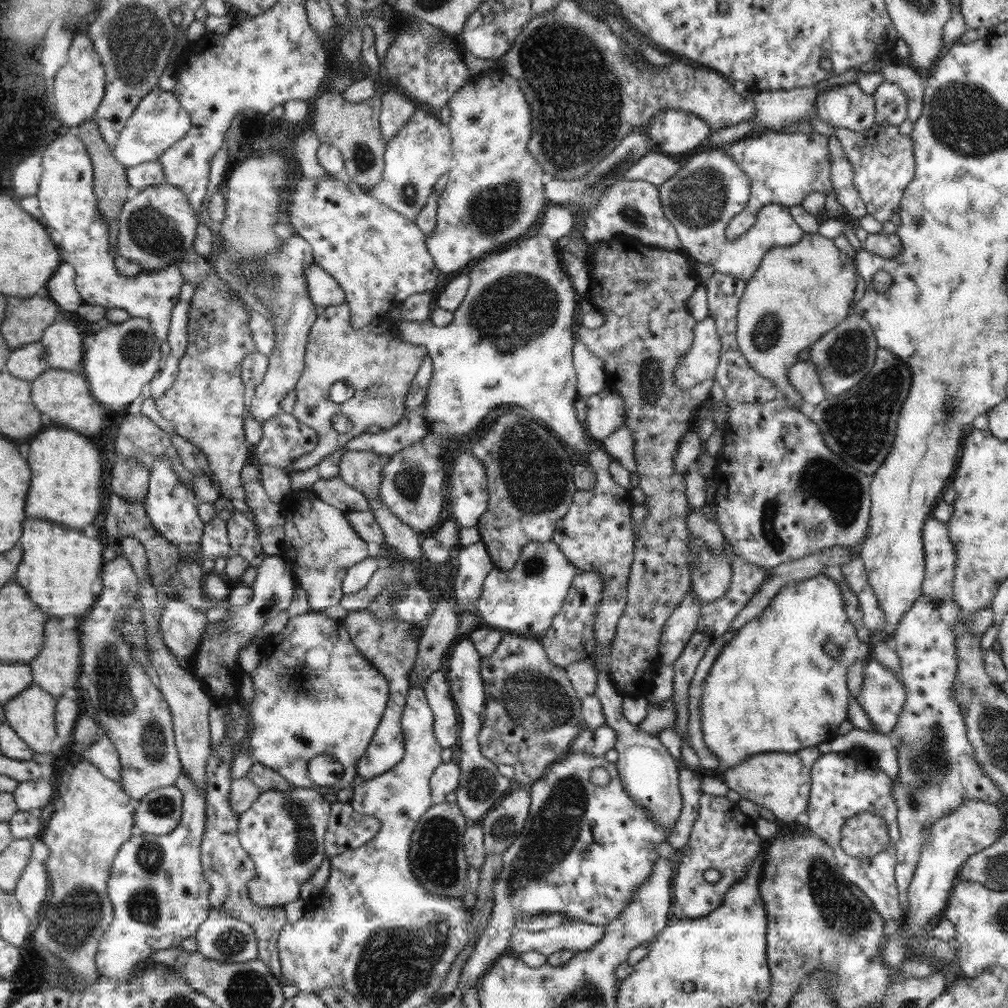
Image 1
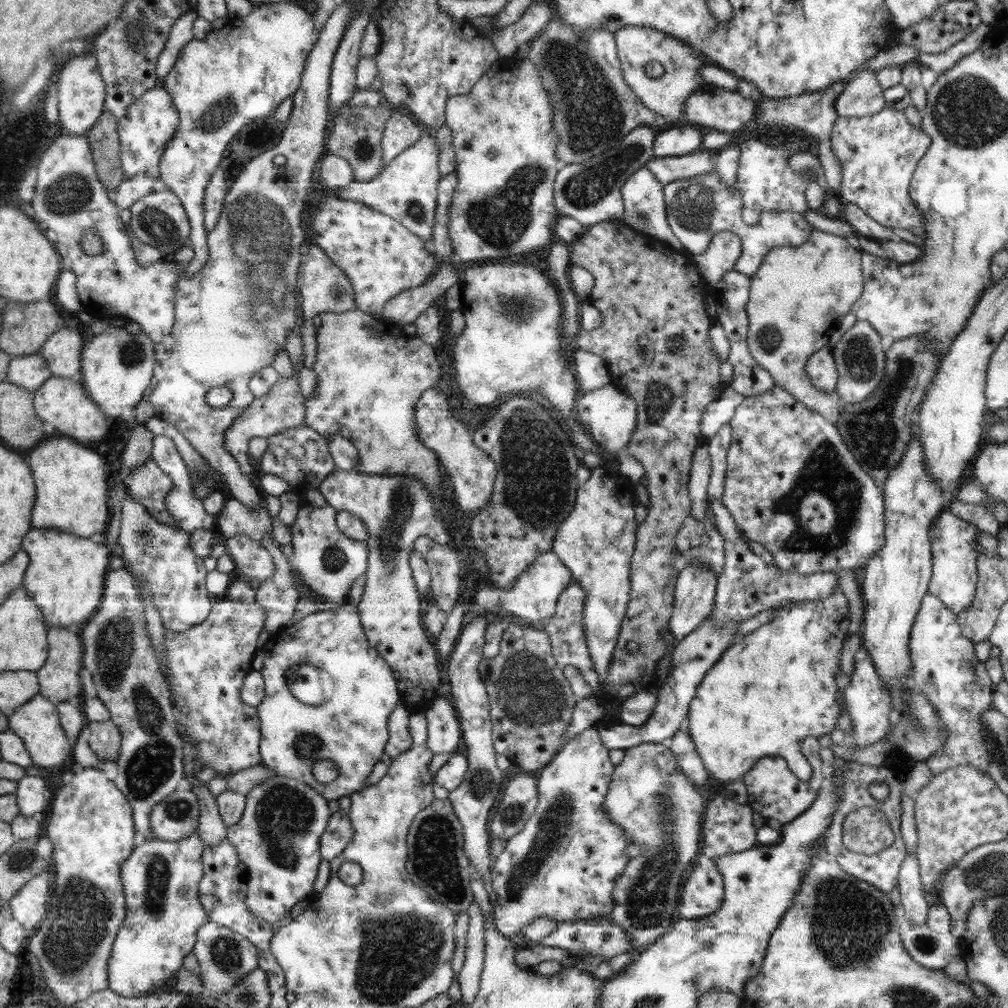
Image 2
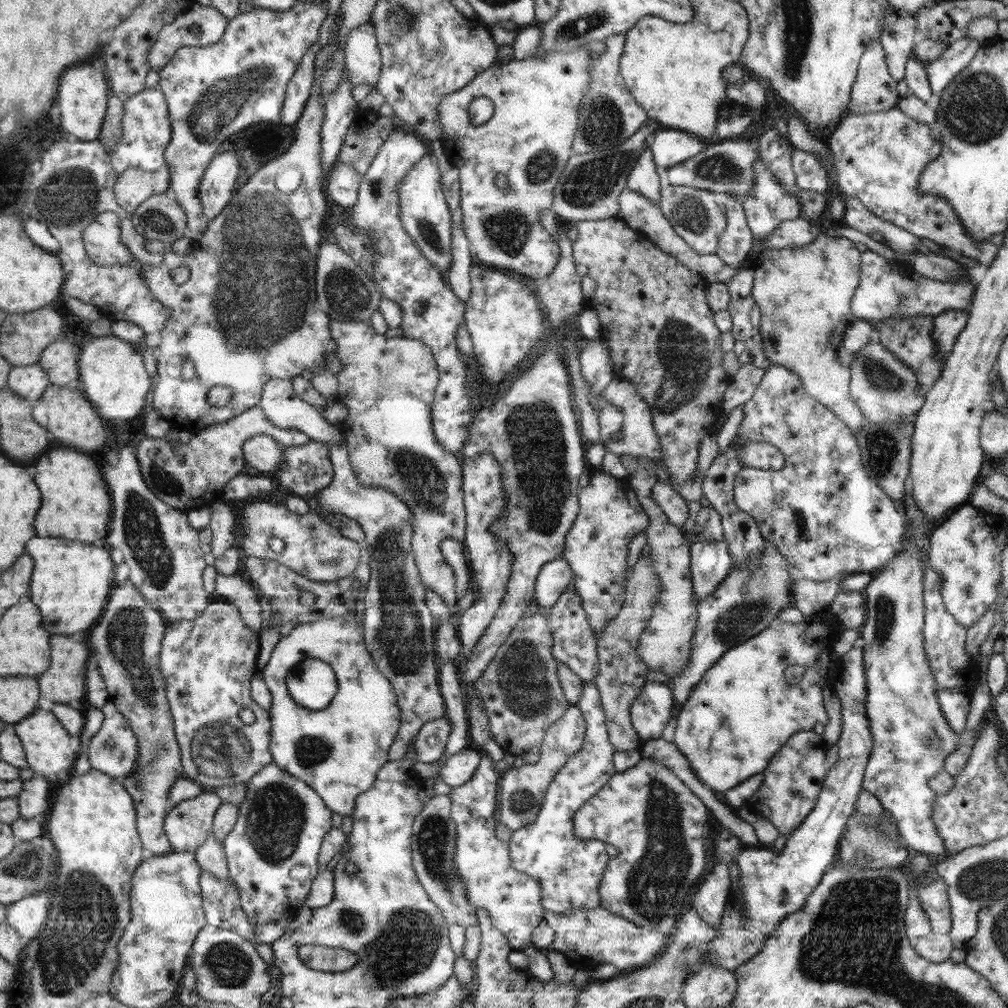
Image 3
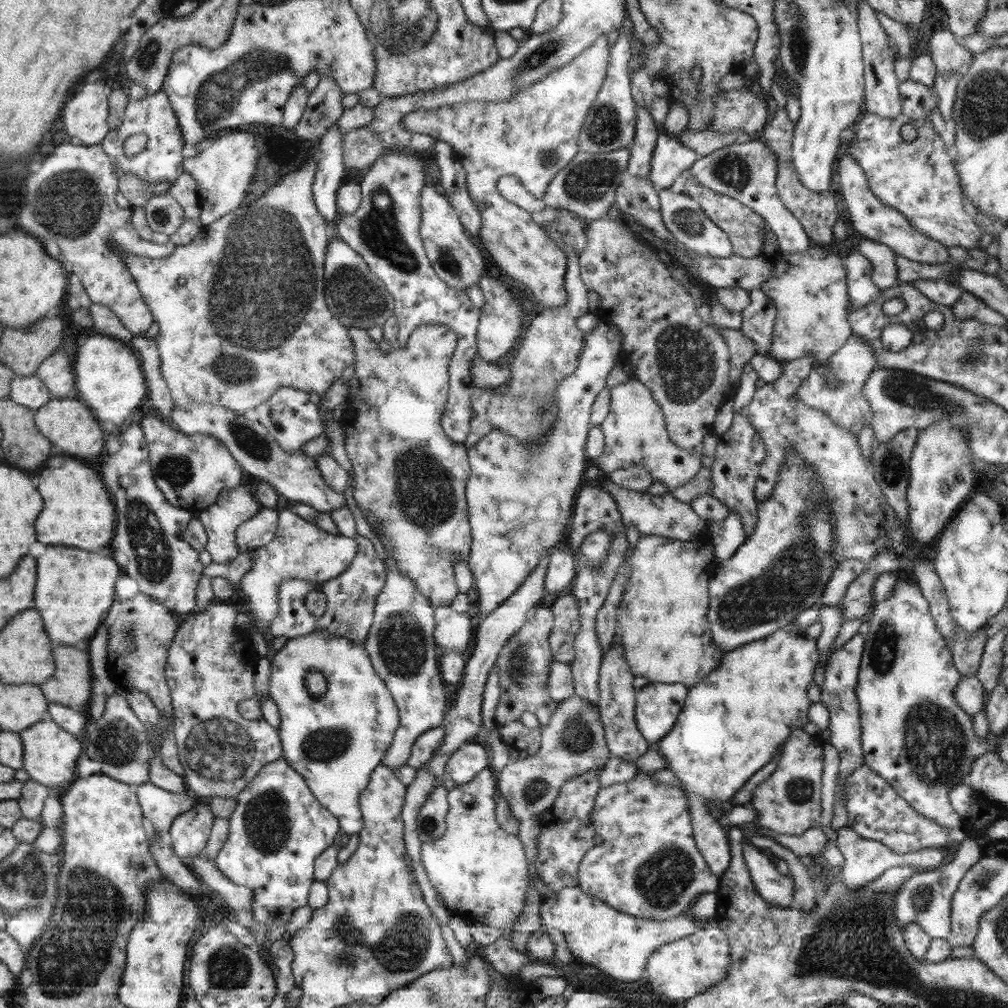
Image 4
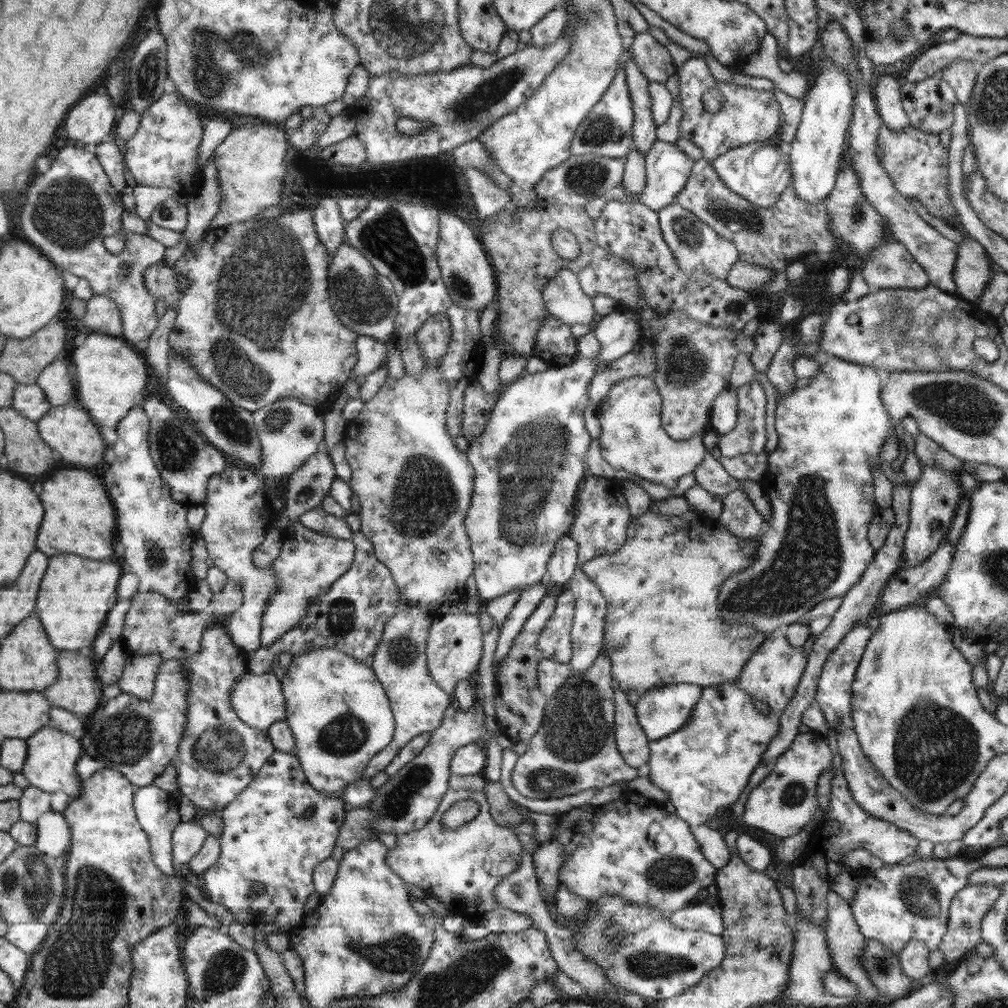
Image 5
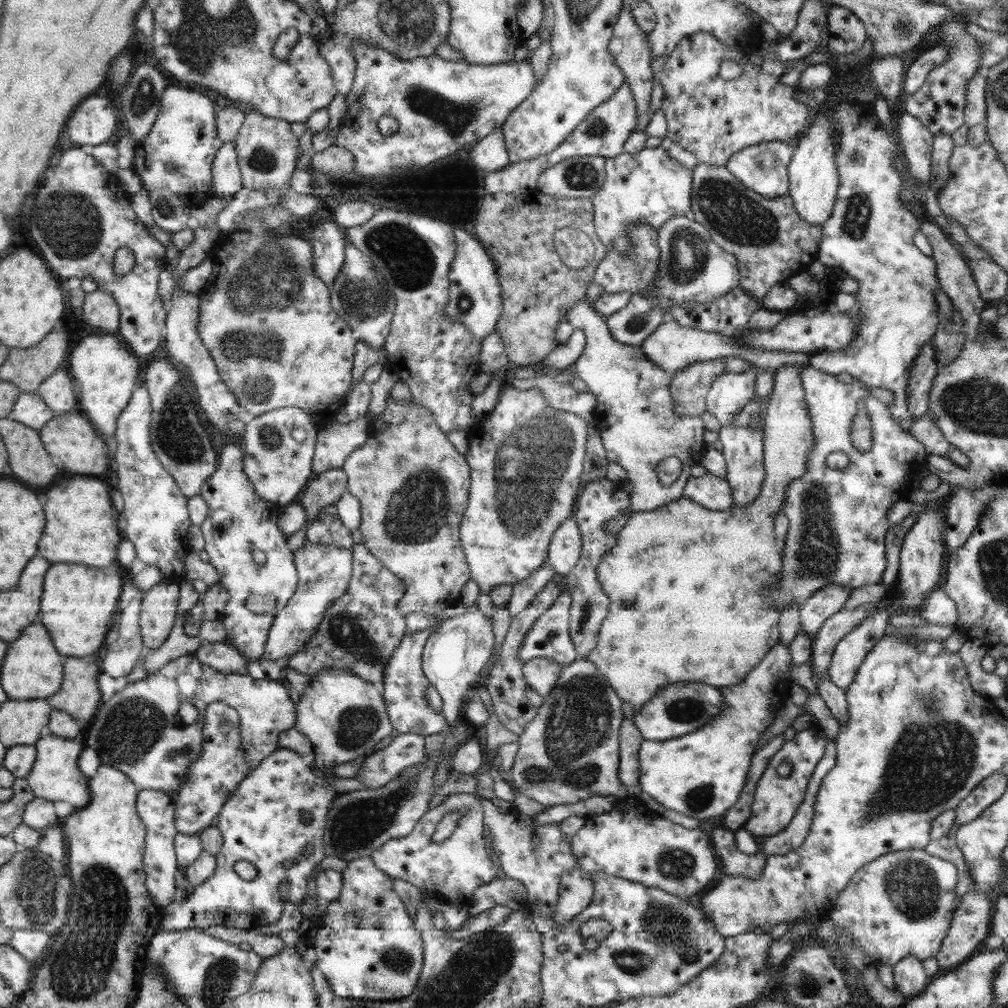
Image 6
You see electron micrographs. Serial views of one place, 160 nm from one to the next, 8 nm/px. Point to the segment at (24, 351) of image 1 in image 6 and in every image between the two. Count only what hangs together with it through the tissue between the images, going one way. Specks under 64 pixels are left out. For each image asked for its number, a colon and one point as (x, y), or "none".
2: (29, 371)
3: (29, 382)
4: (29, 391)
5: (28, 399)
6: (29, 409)

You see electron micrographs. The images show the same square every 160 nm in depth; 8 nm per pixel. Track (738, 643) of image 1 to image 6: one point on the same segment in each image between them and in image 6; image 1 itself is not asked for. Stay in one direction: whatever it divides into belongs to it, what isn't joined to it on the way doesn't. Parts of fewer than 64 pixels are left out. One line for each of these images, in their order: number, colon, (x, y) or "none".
2: (777, 686)
3: (725, 729)
4: (732, 722)
5: (705, 765)
6: (701, 774)

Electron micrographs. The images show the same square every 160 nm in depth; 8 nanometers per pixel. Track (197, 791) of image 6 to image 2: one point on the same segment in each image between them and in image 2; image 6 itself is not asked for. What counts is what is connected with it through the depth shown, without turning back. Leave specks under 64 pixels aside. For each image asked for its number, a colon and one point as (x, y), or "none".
2: (206, 665)
3: (208, 663)
4: (210, 666)
5: (219, 754)

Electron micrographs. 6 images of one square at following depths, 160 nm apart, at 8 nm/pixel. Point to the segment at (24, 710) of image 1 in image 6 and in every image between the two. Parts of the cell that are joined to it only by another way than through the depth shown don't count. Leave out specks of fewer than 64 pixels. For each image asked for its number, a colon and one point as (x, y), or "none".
2: (36, 722)
3: (46, 742)
4: (50, 754)
5: (50, 765)
6: (55, 776)

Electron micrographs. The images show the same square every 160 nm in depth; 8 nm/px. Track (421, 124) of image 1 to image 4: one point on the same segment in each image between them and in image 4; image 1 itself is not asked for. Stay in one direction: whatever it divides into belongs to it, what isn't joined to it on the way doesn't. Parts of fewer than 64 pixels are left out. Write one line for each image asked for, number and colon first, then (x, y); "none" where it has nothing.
2: (406, 190)
3: (424, 214)
4: (456, 260)

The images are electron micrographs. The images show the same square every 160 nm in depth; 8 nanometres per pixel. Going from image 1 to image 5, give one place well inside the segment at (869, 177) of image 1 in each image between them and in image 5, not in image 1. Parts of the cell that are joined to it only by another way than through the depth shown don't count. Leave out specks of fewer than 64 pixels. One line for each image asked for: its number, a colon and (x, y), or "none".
2: (879, 153)
3: (878, 156)
4: (918, 178)
5: (916, 162)

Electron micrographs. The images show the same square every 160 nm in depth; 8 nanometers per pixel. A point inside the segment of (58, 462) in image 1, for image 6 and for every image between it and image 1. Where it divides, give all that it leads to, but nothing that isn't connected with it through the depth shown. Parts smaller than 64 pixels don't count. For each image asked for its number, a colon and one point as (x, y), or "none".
2: (71, 480)
3: (76, 504)
4: (78, 512)
5: (79, 518)
6: (81, 532)

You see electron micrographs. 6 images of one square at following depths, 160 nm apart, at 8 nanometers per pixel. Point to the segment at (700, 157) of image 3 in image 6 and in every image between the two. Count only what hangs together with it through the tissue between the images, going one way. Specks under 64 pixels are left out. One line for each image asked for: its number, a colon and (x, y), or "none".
4: (747, 171)
5: (760, 172)
6: (762, 167)

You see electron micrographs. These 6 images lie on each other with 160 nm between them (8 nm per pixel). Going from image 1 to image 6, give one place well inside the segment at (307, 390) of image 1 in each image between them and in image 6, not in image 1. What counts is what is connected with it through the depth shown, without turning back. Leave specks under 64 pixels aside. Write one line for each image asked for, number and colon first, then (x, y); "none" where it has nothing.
2: (369, 382)
3: (387, 384)
4: (409, 479)
5: (414, 485)
6: (413, 486)

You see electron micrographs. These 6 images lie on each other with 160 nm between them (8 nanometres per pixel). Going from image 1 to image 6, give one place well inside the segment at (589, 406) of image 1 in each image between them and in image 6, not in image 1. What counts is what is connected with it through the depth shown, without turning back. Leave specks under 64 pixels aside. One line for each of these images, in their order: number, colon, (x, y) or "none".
2: (608, 414)
3: (627, 412)
4: (635, 433)
5: (631, 438)
6: (637, 430)

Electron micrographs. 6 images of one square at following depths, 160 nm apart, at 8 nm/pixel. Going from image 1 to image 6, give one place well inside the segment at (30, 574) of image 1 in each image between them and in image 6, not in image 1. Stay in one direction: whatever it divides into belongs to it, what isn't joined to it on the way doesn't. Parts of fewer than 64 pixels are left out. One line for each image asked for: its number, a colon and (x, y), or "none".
2: (65, 576)
3: (70, 580)
4: (75, 589)
5: (76, 594)
6: (78, 607)

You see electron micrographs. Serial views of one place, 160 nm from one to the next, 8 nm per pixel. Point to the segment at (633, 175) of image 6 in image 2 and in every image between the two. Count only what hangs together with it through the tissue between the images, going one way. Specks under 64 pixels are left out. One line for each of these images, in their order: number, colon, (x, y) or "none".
2: (681, 140)
3: (669, 146)
4: (670, 158)
5: (667, 168)

